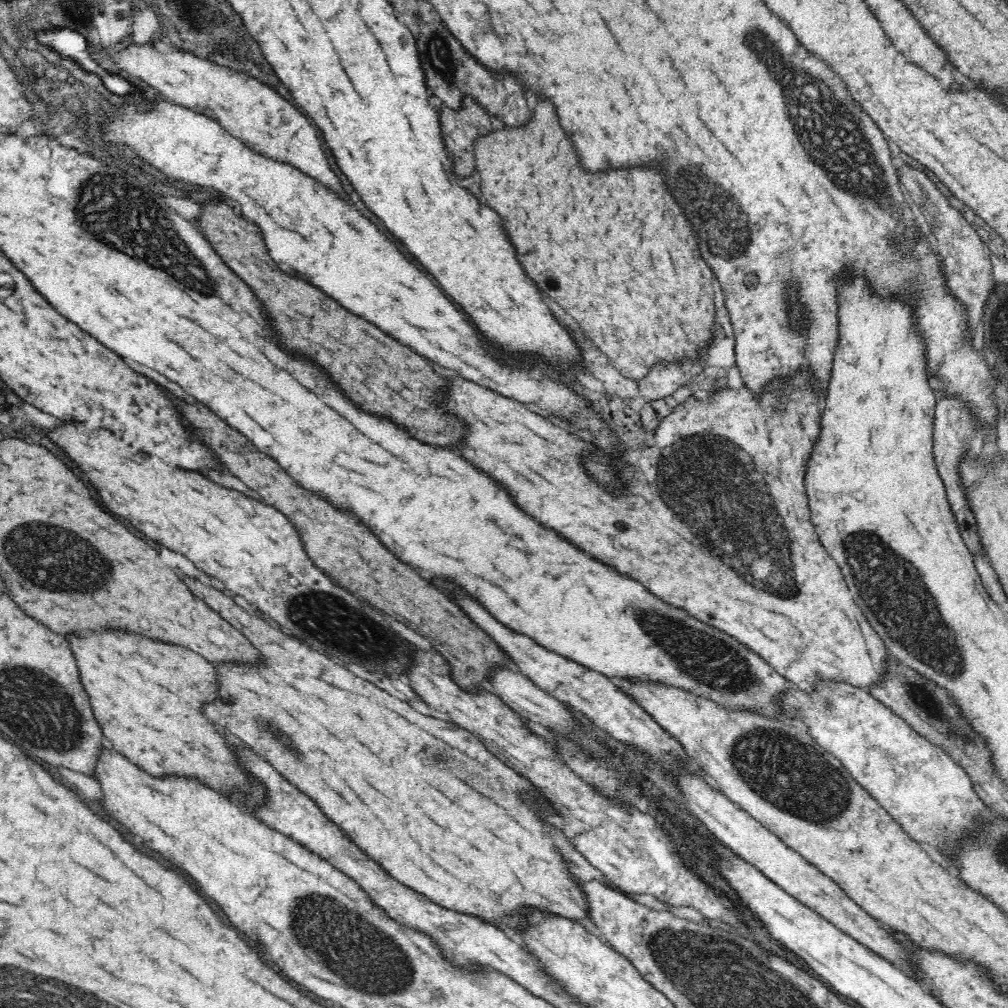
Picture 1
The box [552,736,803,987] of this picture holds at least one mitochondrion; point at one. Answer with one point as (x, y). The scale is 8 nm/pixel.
(588, 754)

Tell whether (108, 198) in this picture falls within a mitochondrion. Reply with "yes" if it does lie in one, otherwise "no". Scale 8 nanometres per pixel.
yes

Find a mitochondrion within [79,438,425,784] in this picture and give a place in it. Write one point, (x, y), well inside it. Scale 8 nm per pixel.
(325, 618)

